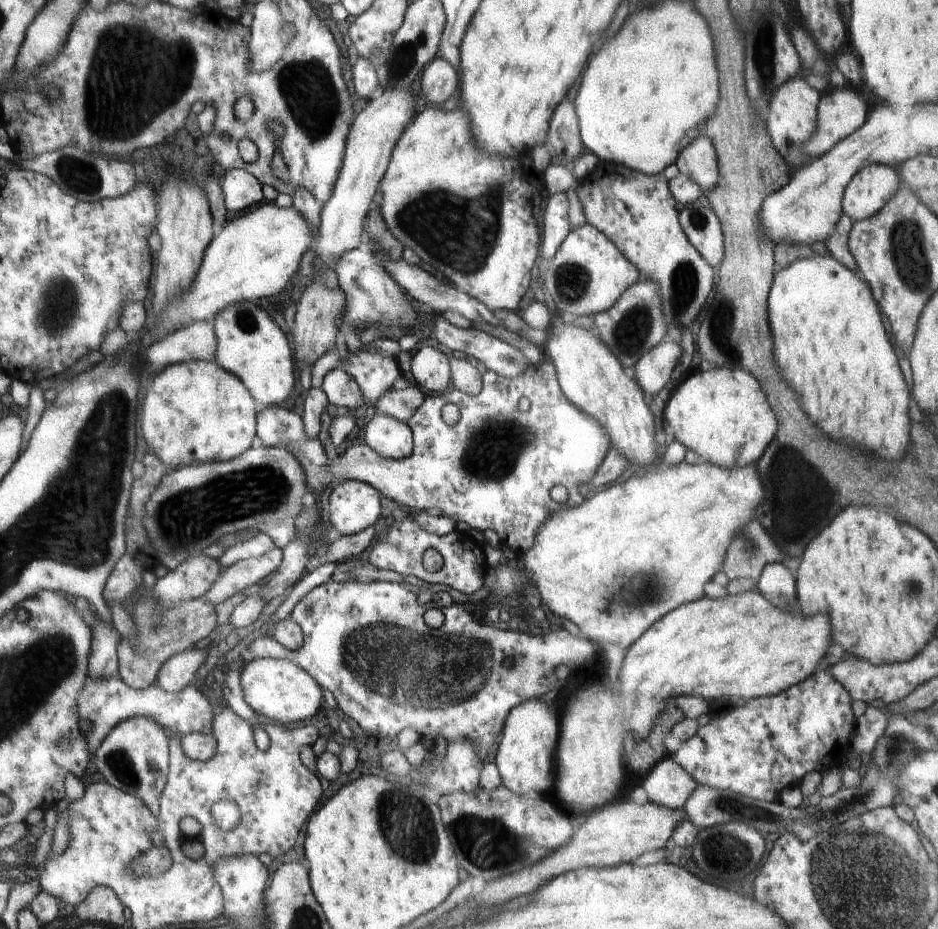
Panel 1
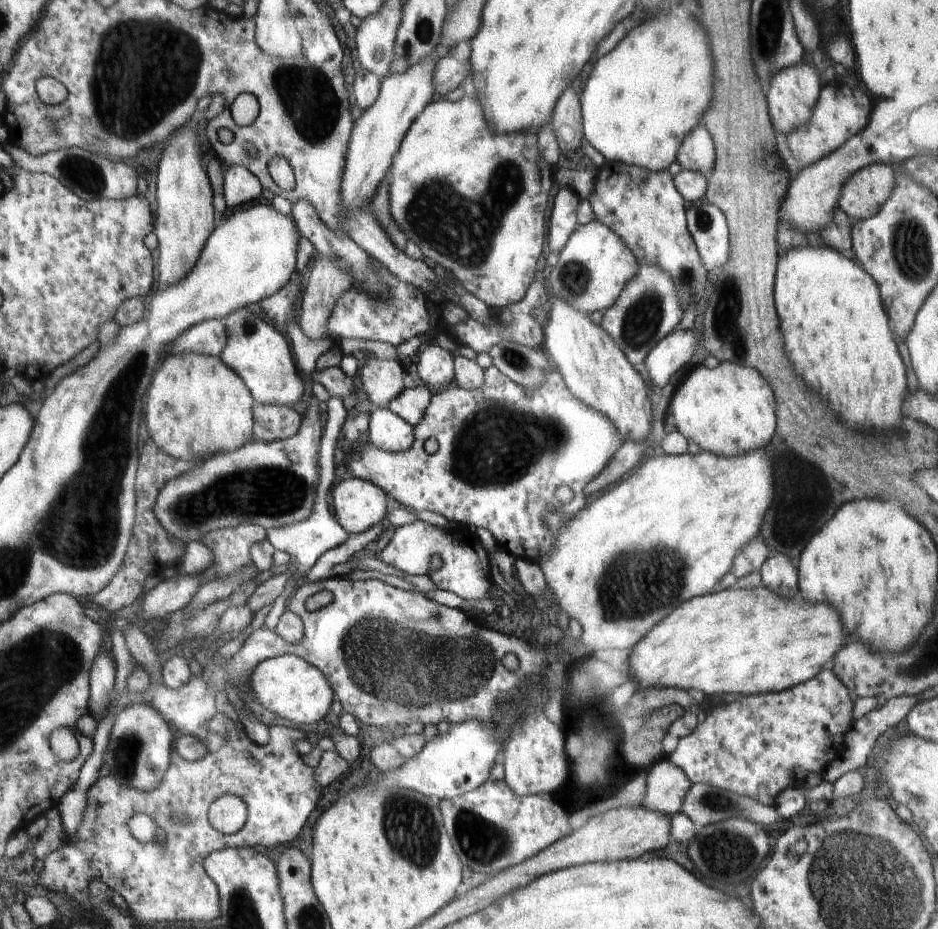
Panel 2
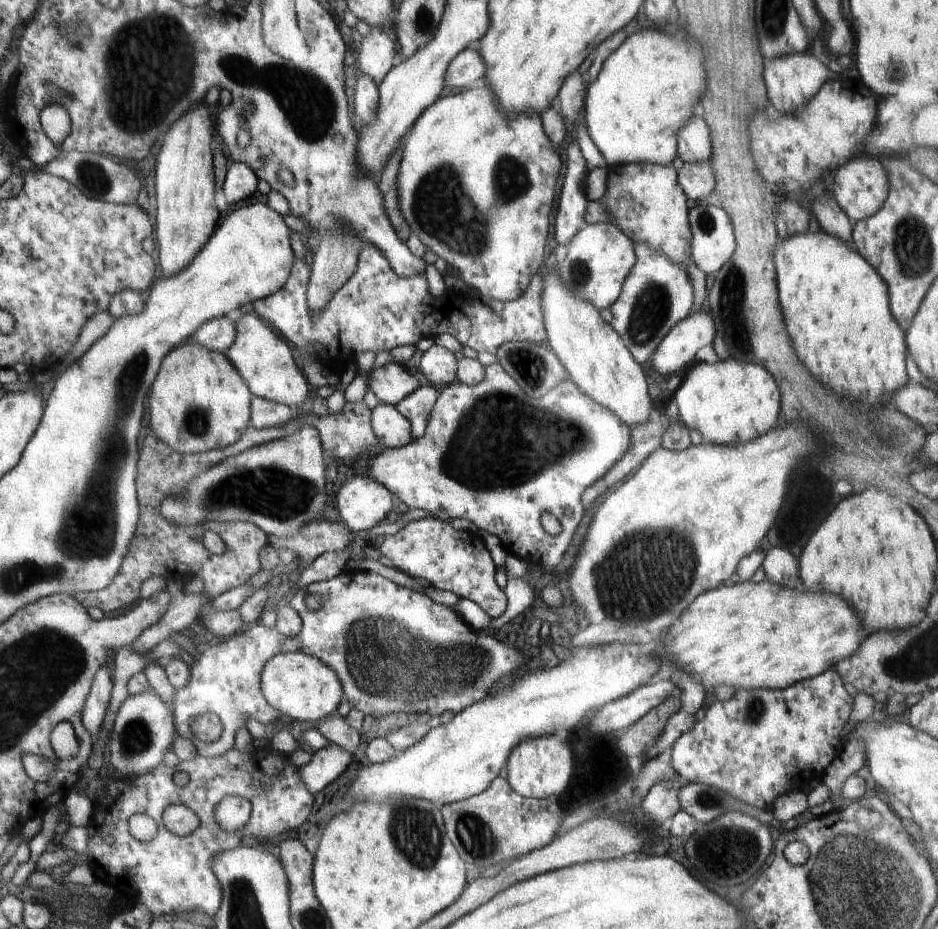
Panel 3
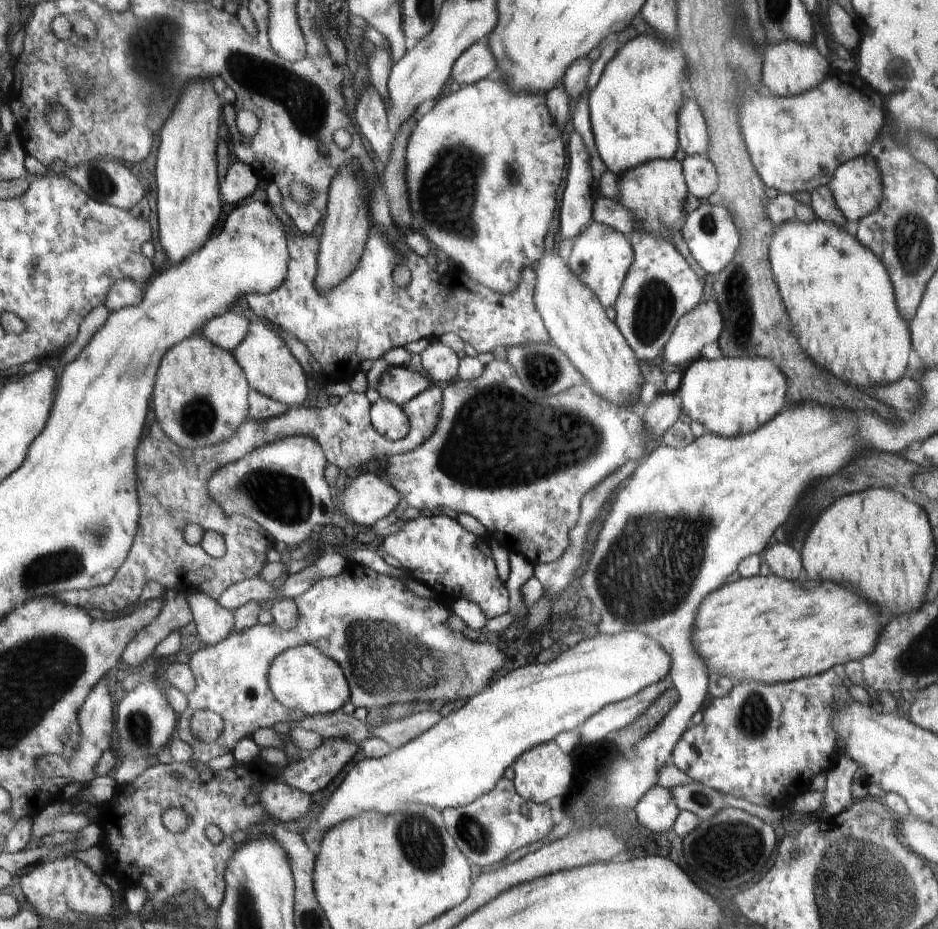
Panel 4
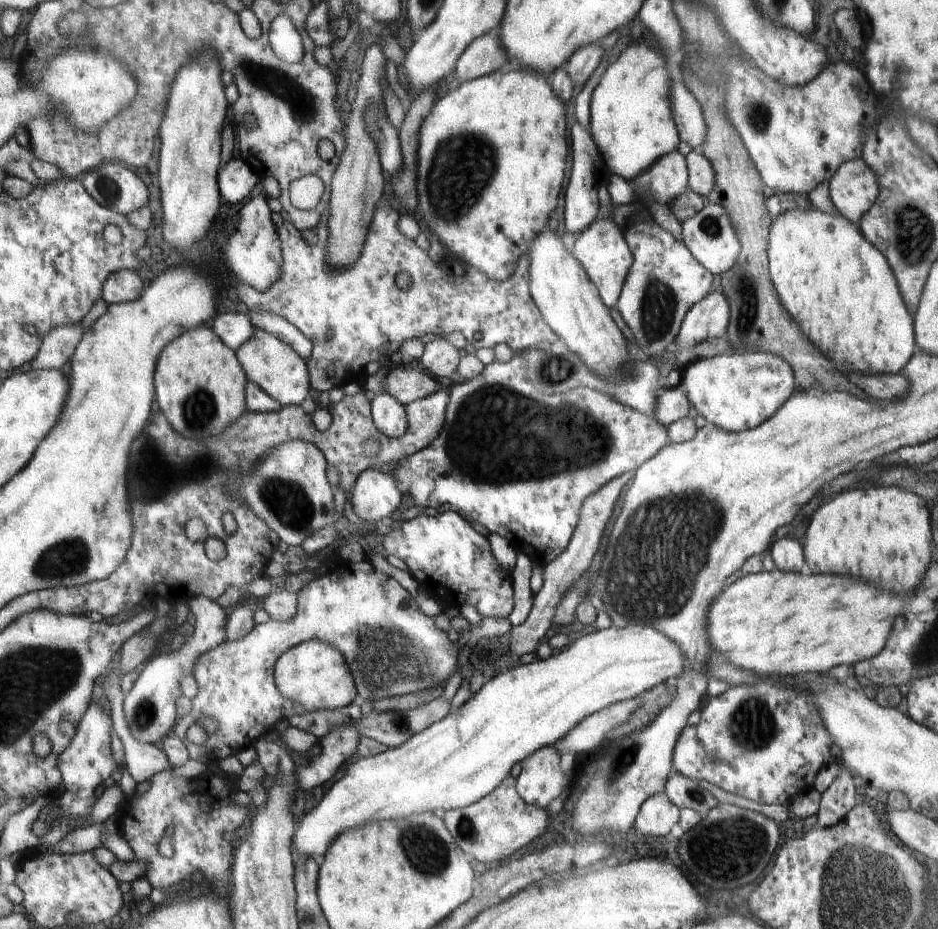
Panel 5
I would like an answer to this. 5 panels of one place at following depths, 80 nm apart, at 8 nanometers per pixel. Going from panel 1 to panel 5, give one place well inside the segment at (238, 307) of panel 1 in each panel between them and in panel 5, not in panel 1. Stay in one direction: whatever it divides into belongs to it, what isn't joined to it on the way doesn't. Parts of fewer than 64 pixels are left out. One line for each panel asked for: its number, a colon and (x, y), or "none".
2: (261, 356)
3: (264, 360)
4: (271, 369)
5: (272, 364)

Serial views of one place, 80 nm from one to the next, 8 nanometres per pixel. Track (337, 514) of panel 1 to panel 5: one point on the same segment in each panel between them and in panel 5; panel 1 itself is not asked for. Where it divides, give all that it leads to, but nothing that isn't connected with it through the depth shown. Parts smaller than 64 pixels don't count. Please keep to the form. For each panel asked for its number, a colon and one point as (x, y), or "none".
2: (358, 504)
3: (363, 502)
4: (367, 499)
5: (375, 495)

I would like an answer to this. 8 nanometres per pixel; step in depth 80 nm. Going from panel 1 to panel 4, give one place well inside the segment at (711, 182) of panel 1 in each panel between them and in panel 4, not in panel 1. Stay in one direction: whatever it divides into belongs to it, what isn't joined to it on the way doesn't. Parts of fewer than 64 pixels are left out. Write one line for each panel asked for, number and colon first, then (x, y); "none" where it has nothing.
2: (697, 153)
3: (694, 142)
4: (694, 136)

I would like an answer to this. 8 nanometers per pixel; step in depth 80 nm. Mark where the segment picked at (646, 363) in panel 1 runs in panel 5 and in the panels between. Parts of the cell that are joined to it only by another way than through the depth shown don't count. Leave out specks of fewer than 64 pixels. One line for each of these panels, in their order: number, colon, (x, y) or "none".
2: (676, 349)
3: (679, 348)
4: (703, 325)
5: (709, 318)

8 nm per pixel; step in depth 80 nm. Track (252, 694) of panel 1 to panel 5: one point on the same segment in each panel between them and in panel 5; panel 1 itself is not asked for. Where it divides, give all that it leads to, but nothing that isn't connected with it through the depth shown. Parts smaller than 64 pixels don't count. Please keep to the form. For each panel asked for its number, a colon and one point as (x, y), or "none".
2: (287, 686)
3: (301, 687)
4: (303, 678)
5: (313, 674)

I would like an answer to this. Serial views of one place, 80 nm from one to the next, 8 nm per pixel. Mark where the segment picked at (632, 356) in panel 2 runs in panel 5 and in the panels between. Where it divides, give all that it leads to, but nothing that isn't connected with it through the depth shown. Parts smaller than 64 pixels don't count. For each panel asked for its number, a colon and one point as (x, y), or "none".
3: (656, 296)
4: (659, 288)
5: (665, 281)

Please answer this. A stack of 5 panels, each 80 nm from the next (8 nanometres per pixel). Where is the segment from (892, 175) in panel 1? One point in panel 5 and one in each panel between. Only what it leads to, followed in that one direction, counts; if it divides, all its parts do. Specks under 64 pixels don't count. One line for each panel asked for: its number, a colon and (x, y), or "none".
2: (862, 197)
3: (861, 186)
4: (856, 186)
5: (854, 188)

